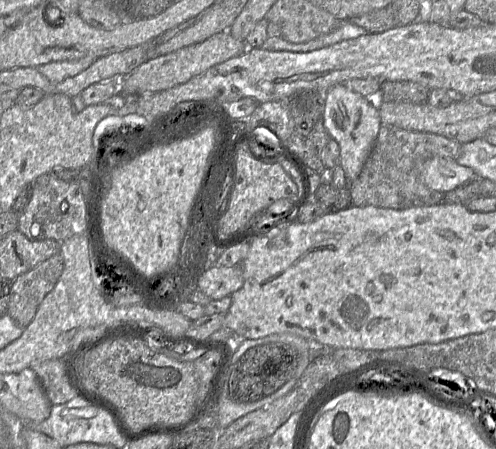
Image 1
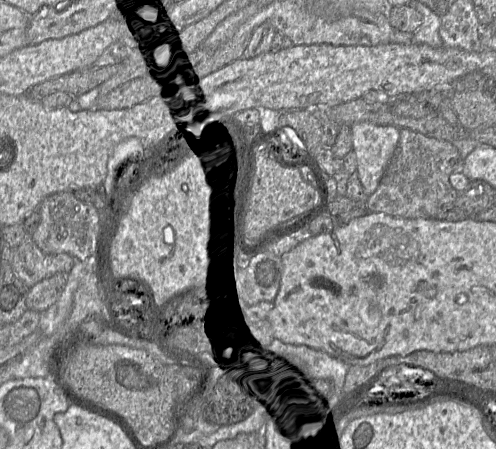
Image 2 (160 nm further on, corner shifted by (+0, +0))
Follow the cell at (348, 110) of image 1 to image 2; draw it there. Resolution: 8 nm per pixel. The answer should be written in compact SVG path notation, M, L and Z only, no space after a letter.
M359 122L350 126L357 176L369 196L378 187L397 147L400 129L393 125Z

